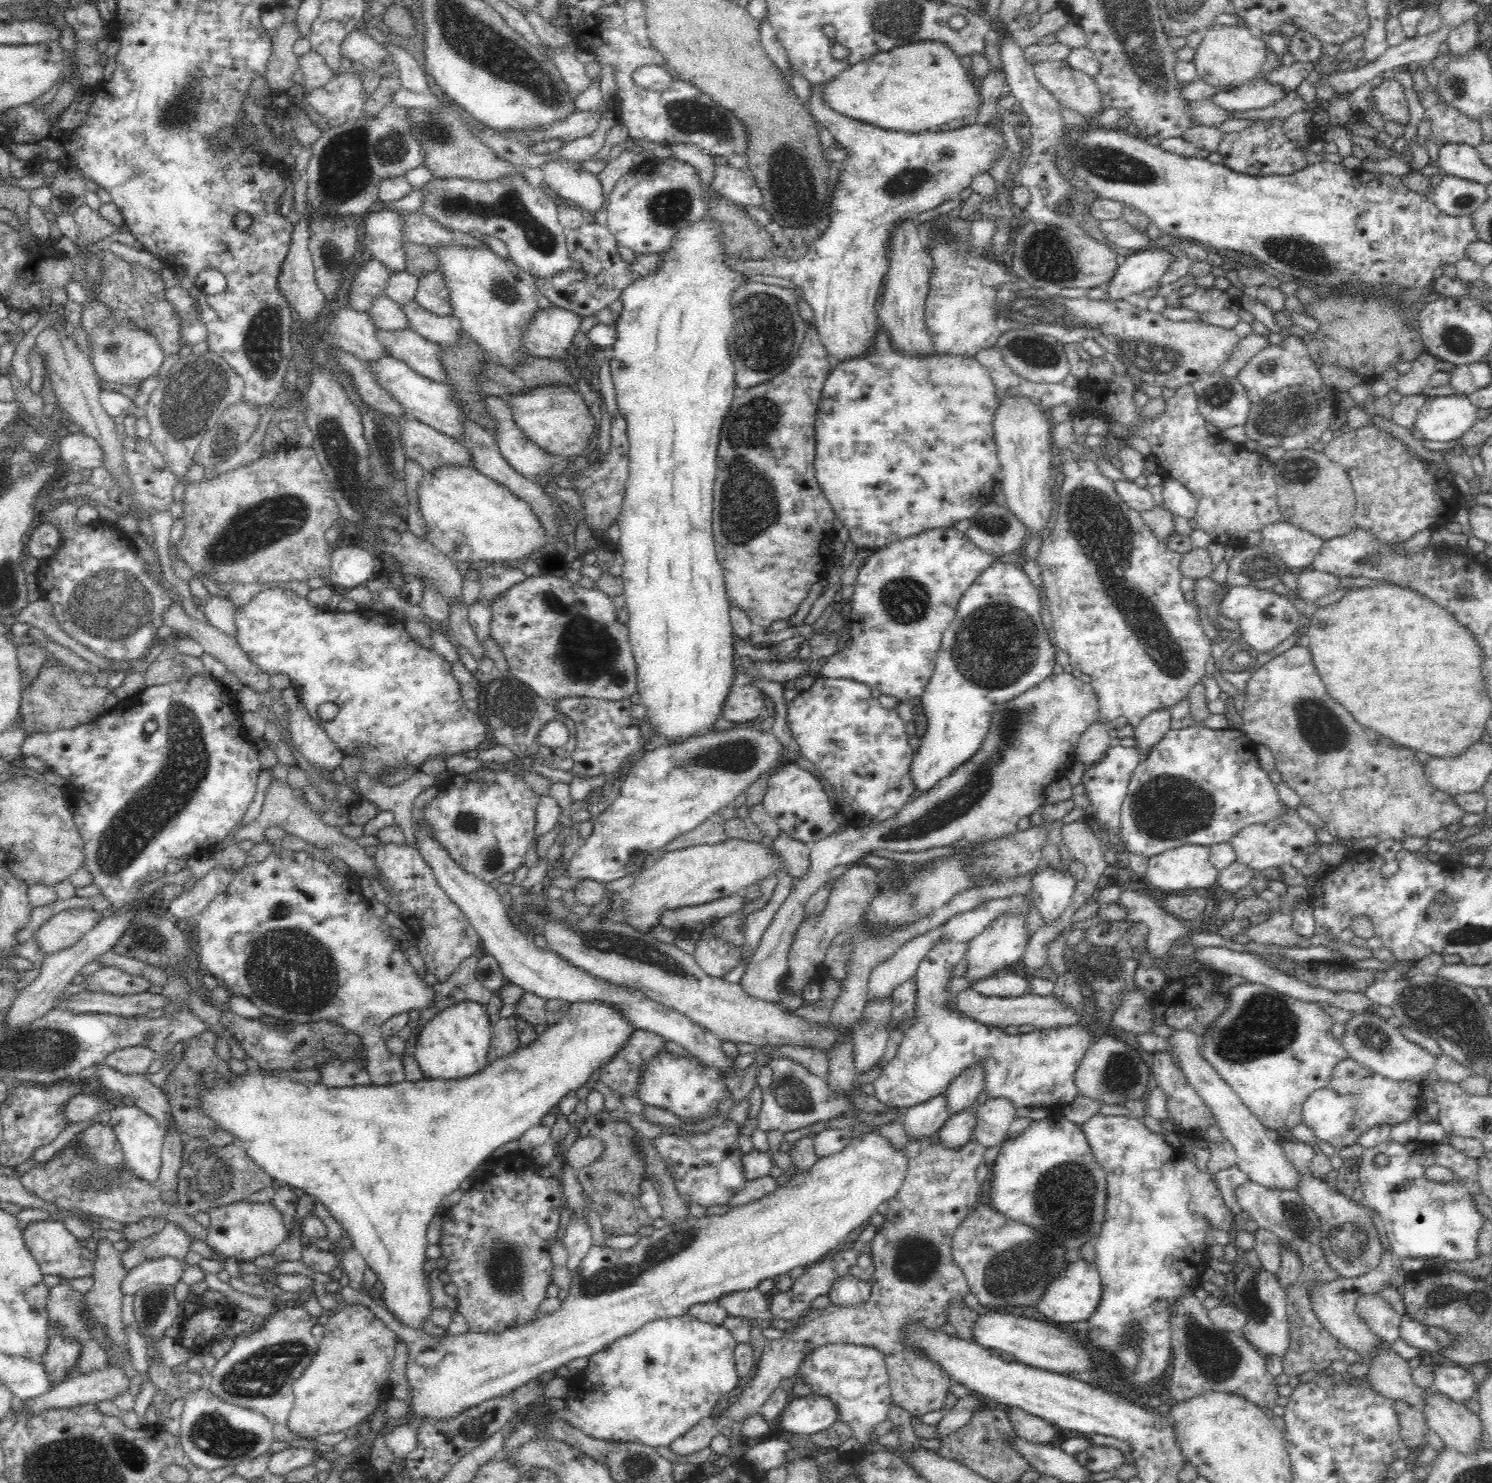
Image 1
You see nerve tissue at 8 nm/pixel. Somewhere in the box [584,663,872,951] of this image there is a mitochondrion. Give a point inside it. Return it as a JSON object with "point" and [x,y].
{"point":[734,755]}

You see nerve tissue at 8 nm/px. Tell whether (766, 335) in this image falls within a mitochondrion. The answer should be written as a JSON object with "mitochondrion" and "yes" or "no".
{"mitochondrion":"yes"}

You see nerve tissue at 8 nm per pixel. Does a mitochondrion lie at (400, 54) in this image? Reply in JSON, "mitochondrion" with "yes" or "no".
{"mitochondrion":"no"}

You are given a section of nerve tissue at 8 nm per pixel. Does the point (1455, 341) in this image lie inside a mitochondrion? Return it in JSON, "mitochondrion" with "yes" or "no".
{"mitochondrion":"yes"}

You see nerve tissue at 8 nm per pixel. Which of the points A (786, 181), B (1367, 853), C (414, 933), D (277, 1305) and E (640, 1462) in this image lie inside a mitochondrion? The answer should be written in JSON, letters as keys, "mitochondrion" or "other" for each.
{"A":"mitochondrion","B":"other","C":"other","D":"other","E":"mitochondrion"}

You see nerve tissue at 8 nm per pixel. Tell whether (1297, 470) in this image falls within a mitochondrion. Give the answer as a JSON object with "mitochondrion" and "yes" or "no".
{"mitochondrion":"yes"}

